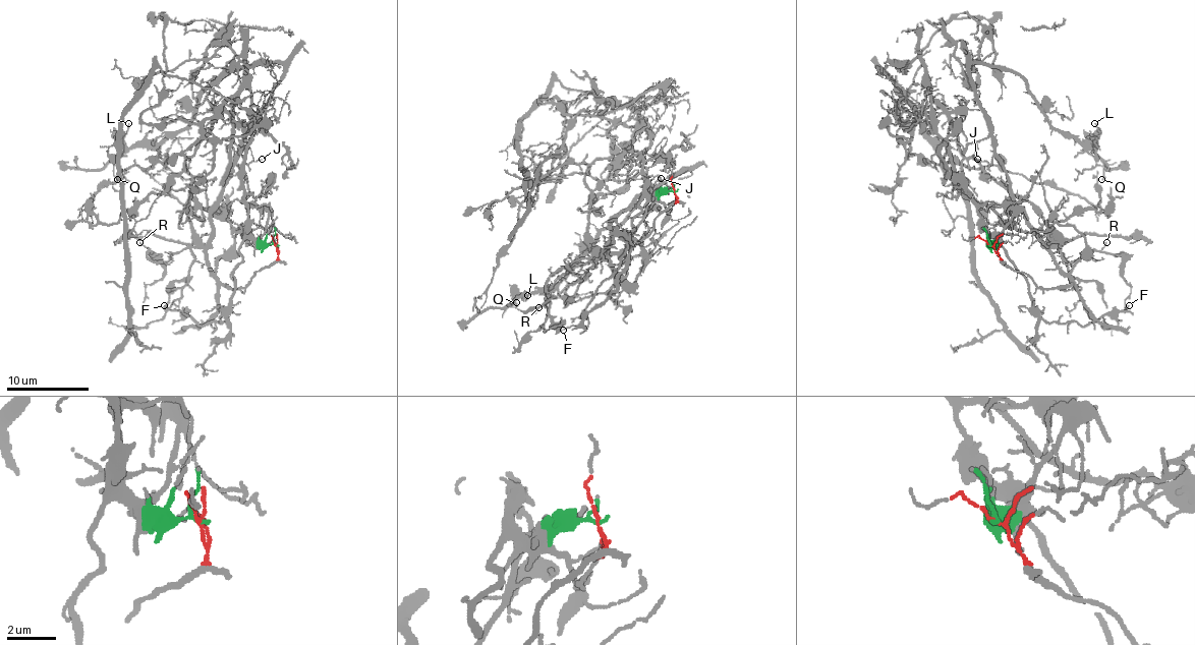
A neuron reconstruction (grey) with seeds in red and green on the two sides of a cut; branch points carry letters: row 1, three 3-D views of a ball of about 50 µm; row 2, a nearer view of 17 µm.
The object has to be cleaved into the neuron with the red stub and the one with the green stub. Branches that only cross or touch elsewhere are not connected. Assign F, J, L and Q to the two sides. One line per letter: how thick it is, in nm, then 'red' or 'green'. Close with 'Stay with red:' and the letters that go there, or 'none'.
F: 100 nm | green
J: 70 nm | red
L: 110 nm | red
Q: 140 nm | red
Stay with red: J, L, Q

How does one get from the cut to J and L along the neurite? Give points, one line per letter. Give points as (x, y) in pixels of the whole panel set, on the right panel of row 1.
J: (989, 244), (1039, 288), (1066, 288), (1072, 282), (1015, 199), (1004, 165), (993, 155), (989, 163), (977, 159)
L: (989, 244), (1039, 288), (1072, 282), (1015, 199), (971, 64), (1012, 68), (1080, 142), (1096, 142), (1094, 124)

